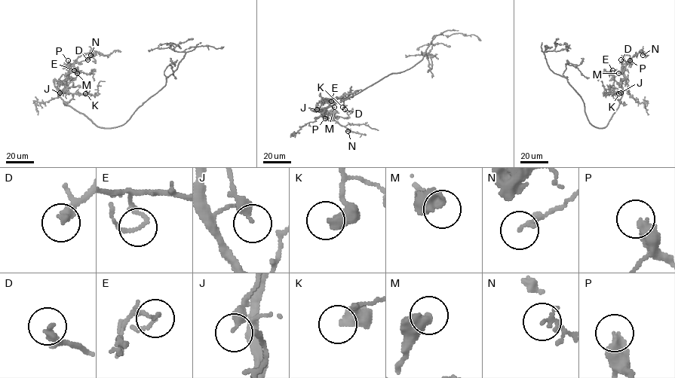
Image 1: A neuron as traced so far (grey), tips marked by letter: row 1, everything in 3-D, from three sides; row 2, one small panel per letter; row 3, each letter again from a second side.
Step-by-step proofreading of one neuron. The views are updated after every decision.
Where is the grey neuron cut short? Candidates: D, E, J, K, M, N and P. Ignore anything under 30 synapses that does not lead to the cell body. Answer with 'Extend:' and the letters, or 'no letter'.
Extend: D

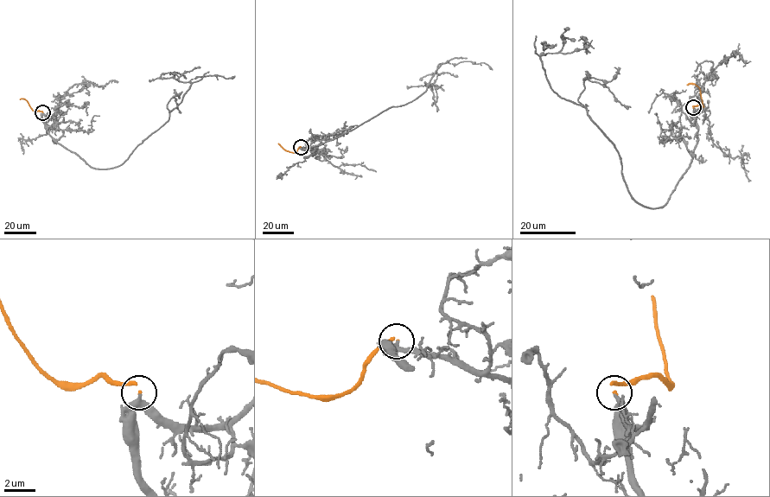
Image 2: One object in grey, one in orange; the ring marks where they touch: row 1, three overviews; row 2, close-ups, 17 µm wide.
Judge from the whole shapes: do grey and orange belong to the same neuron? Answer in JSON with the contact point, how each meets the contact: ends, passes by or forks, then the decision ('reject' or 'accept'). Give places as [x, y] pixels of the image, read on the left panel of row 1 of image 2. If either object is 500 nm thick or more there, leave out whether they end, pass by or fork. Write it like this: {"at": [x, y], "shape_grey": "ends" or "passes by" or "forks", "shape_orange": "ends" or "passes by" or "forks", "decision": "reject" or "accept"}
{"at": [42, 112], "shape_grey": "passes by", "shape_orange": "ends", "decision": "accept"}

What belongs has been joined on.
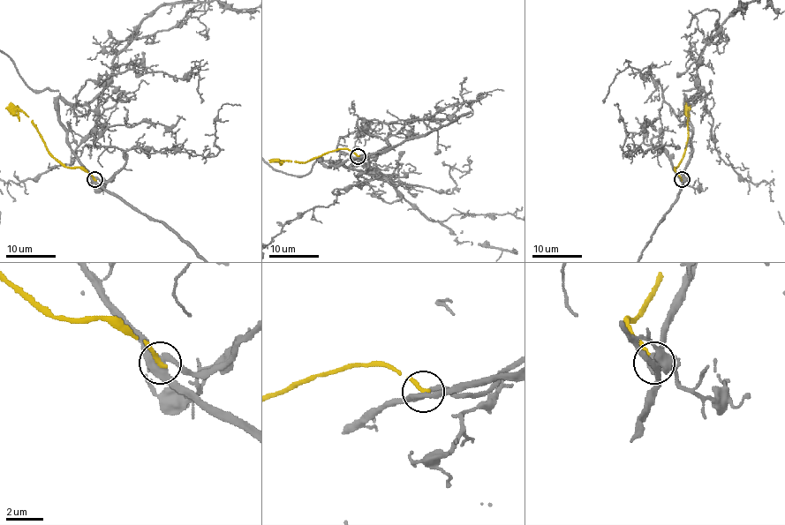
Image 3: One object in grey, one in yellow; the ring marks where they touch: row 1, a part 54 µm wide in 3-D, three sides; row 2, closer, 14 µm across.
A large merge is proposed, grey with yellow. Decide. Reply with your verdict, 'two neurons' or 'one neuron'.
two neurons

